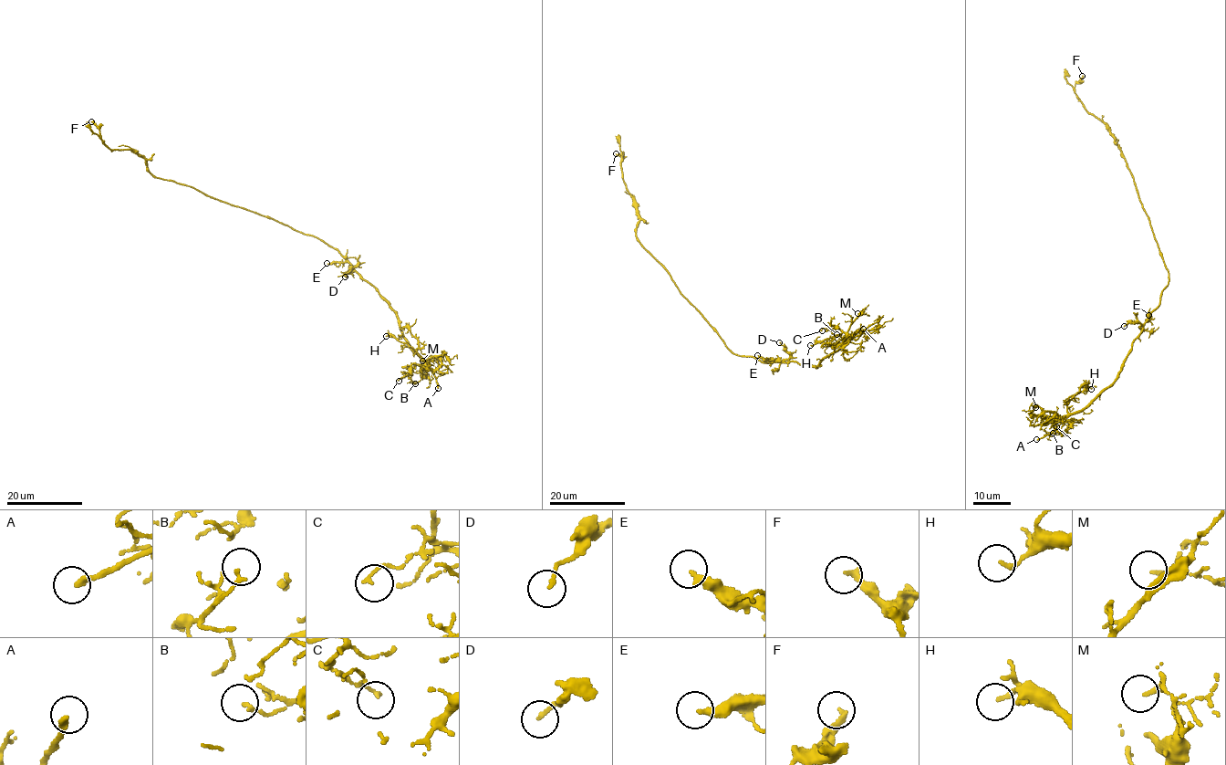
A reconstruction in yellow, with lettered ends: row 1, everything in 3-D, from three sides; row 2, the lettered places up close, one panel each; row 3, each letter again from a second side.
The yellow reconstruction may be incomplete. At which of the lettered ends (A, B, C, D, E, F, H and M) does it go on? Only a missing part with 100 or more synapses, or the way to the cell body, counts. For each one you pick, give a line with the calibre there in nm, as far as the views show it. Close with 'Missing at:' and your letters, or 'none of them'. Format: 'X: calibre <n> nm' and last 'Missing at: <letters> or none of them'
A: calibre 240 nm
Missing at: A

